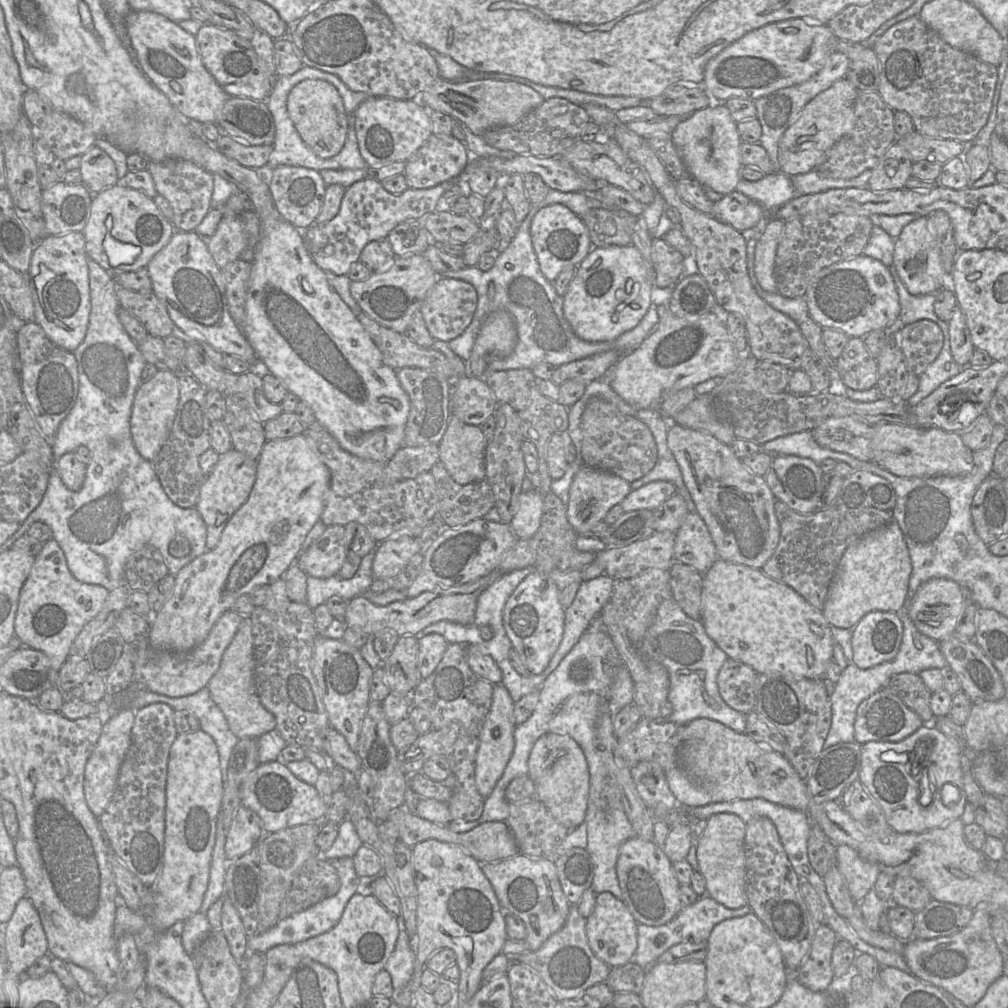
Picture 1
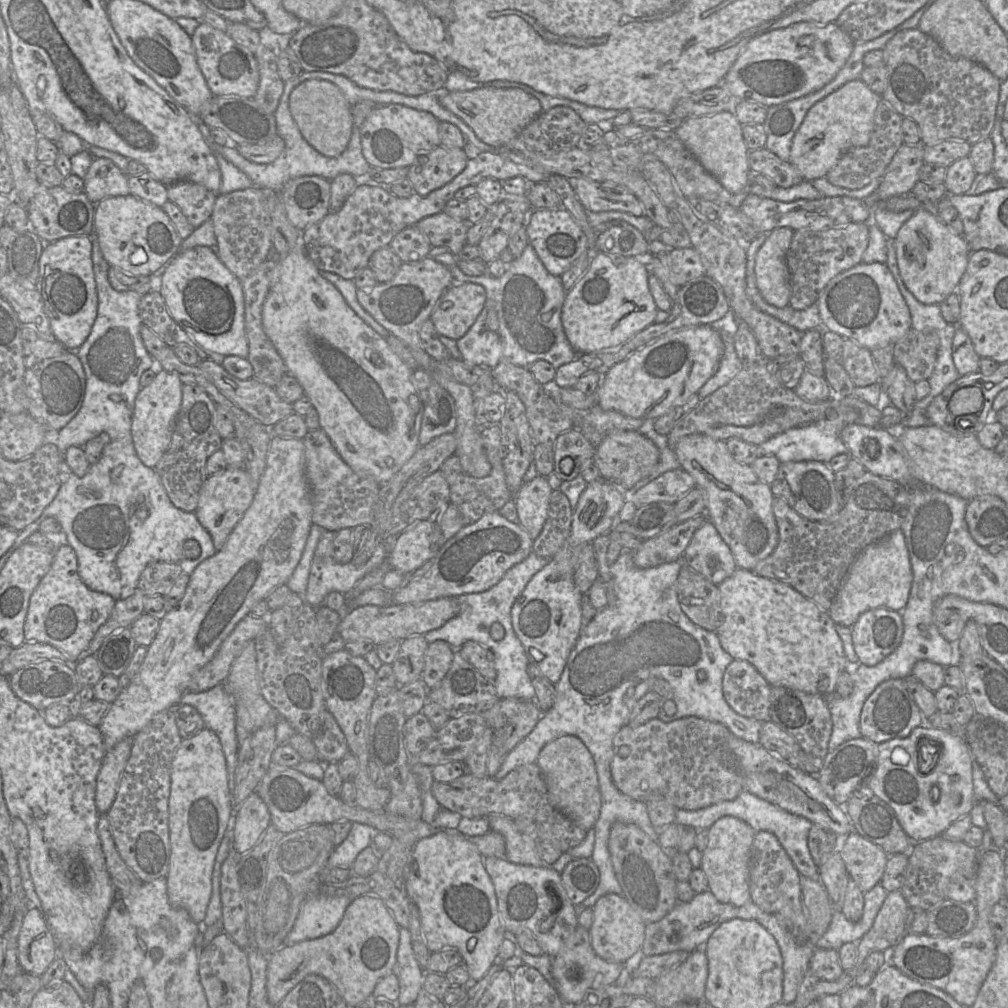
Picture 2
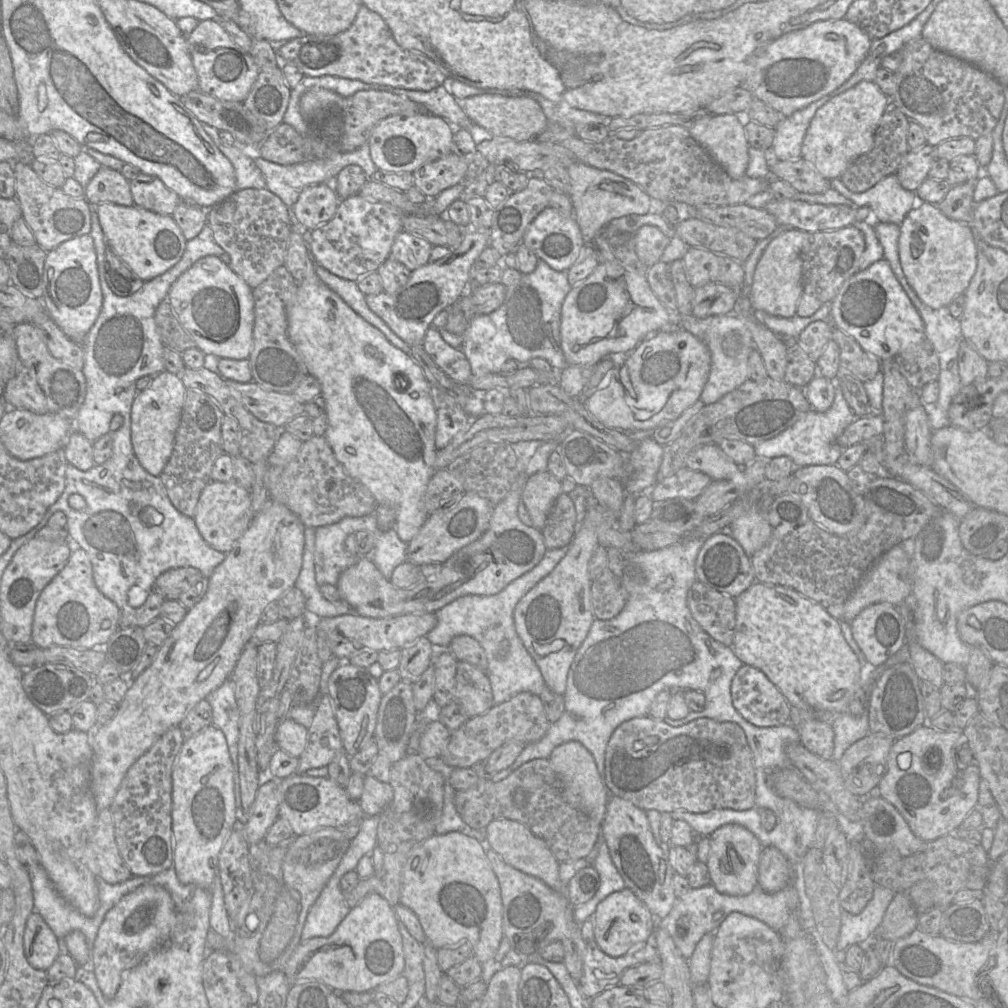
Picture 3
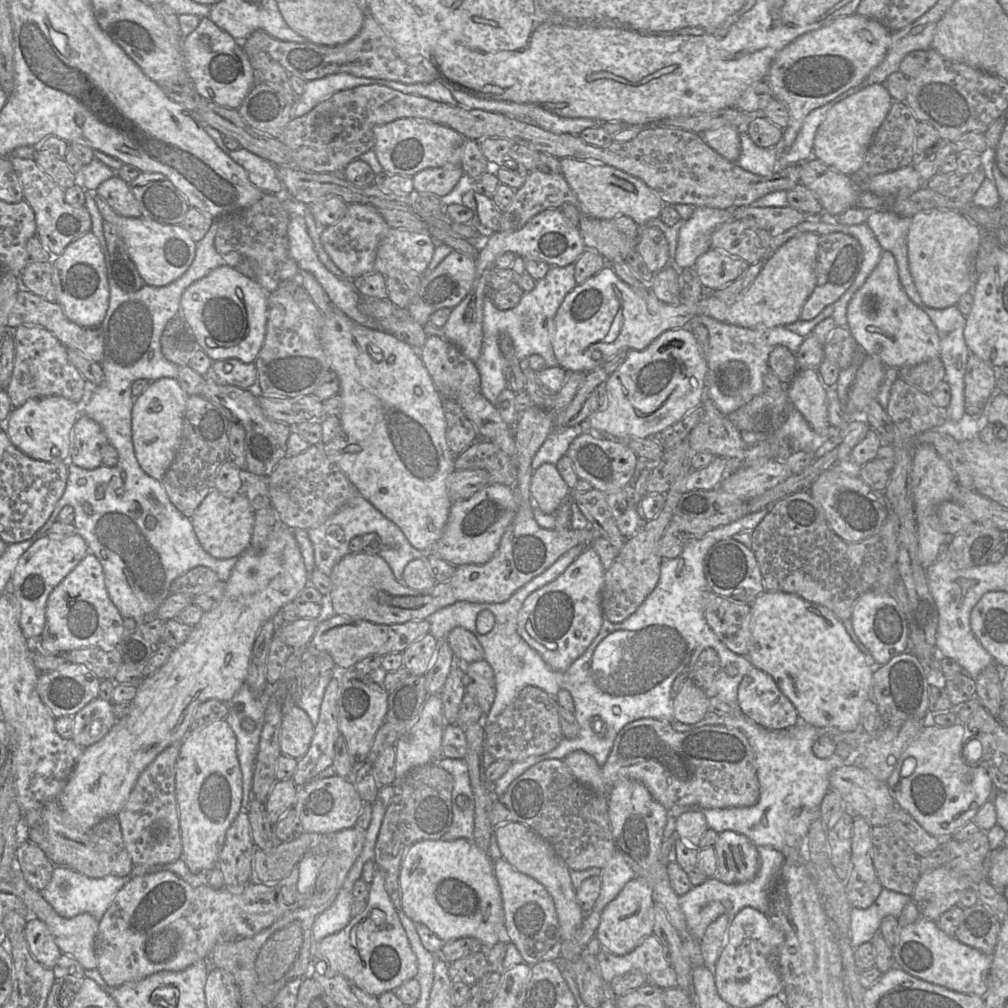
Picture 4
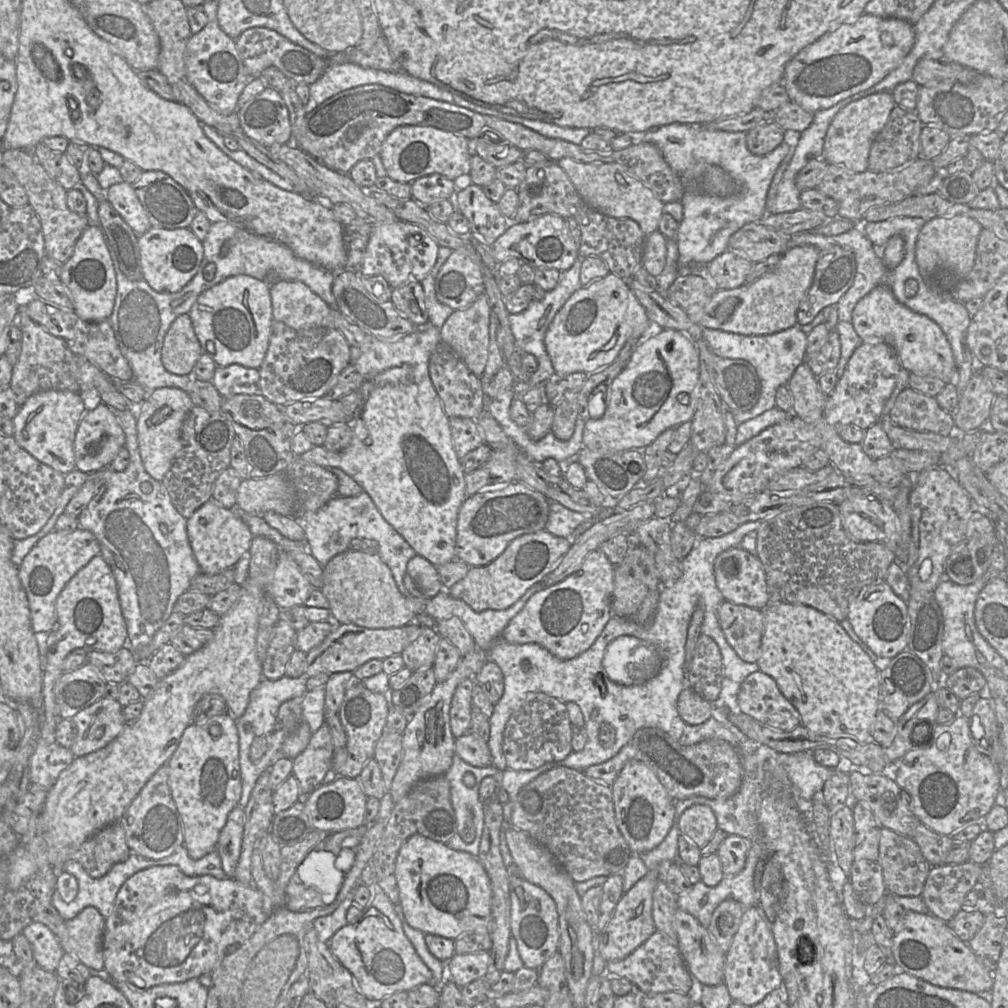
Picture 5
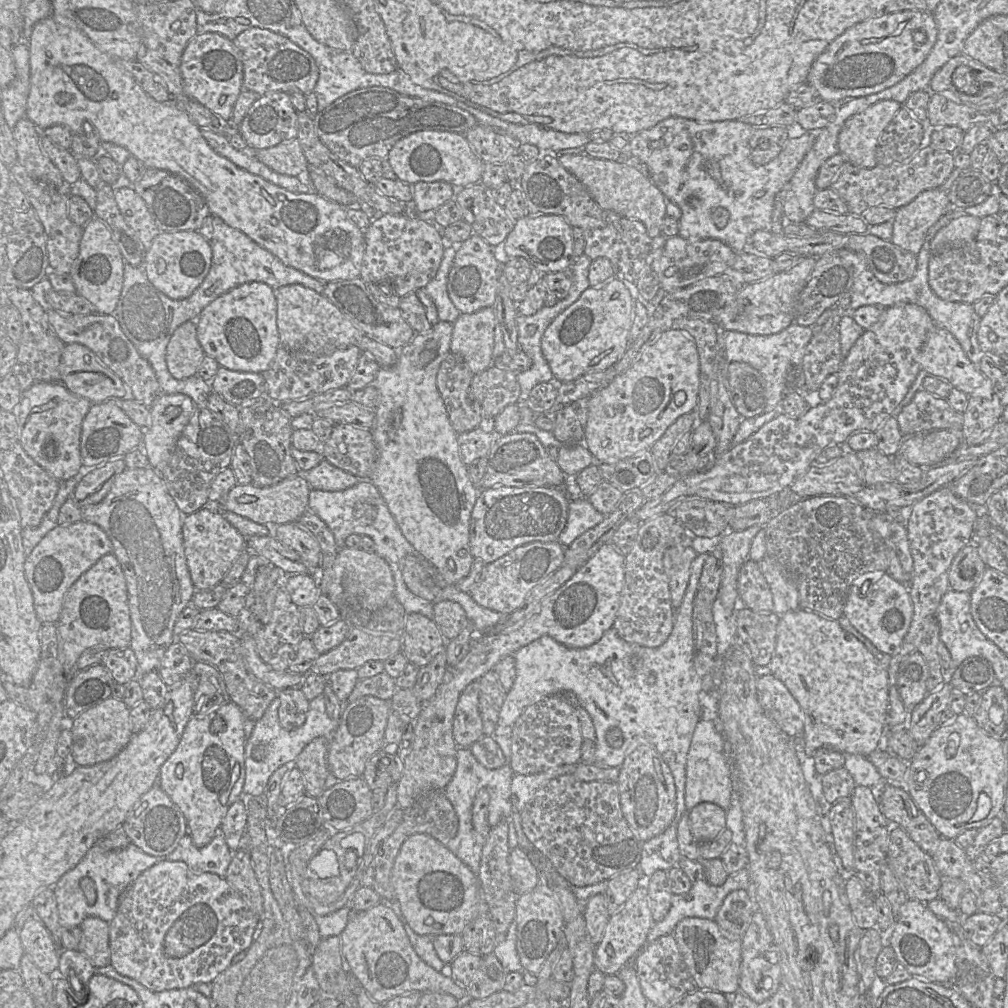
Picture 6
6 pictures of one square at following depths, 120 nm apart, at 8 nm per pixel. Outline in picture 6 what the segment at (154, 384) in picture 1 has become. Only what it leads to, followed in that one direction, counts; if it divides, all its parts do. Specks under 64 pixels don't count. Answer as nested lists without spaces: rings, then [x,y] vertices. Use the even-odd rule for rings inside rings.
[[[162,393],[150,406],[151,425],[143,431],[142,450],[150,466],[161,472],[196,408],[194,401],[181,393]]]

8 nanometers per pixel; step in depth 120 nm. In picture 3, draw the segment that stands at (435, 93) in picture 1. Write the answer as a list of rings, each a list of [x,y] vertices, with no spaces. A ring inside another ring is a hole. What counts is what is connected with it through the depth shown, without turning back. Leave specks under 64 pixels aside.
[[[484,93],[459,100],[464,113],[493,137],[511,138],[517,142],[535,140],[547,126],[547,118],[538,102],[529,96],[506,96]]]

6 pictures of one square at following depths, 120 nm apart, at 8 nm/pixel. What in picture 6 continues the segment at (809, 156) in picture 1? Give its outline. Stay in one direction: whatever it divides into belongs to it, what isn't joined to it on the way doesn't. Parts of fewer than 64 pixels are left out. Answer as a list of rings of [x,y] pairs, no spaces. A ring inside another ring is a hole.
[[[882,100],[845,121],[838,136],[838,147],[848,163],[864,168],[878,165],[878,139],[901,105],[894,100]]]

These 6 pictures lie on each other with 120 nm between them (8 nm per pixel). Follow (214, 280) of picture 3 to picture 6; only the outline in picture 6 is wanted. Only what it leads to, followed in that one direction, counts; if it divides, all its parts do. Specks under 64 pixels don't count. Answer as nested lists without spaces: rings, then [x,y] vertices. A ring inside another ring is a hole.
[[[262,282],[241,284],[209,303],[196,322],[197,339],[220,367],[242,372],[265,372],[272,364],[280,337],[274,289]]]

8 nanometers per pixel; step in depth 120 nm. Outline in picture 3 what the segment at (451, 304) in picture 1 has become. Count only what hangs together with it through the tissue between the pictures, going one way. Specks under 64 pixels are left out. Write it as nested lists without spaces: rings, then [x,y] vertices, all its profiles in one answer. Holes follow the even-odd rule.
[[[472,282],[472,293],[461,296],[450,306],[445,329],[453,334],[462,335],[471,320],[482,314],[491,313],[503,304],[507,287],[502,283],[478,285]]]

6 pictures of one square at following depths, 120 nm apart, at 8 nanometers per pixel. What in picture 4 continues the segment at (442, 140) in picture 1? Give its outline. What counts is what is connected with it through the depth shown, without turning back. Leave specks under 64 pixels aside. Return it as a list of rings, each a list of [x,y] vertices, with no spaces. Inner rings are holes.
[[[461,165],[426,168],[412,176],[414,192],[448,195],[463,175]]]

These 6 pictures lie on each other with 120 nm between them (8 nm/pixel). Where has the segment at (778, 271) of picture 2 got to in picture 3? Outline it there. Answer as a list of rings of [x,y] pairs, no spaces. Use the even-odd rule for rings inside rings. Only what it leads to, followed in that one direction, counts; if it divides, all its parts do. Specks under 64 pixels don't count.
[[[789,229],[773,239],[764,250],[754,273],[750,300],[754,309],[770,315],[790,318],[796,315],[803,293],[802,249],[809,241],[809,232]]]

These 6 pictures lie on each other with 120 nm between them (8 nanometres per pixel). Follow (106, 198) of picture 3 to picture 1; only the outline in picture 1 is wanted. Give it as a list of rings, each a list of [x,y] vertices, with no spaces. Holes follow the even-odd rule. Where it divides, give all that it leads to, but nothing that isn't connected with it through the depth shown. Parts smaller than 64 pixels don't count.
[[[96,145],[82,154],[79,170],[82,183],[93,195],[119,182],[115,162]]]

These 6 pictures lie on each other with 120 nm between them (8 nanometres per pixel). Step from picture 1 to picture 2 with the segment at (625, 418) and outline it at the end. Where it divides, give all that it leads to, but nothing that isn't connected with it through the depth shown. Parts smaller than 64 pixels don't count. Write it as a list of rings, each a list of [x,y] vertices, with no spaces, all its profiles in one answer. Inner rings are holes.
[[[612,431],[596,447],[593,461],[605,481],[621,489],[630,489],[655,469],[659,461],[659,449],[638,431]]]

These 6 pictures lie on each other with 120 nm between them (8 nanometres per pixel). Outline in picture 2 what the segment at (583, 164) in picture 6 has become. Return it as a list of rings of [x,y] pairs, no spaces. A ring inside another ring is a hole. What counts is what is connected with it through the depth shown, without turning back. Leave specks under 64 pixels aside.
[[[570,178],[569,182],[587,211],[621,211],[635,216],[645,215],[644,205],[623,185],[612,181],[597,182],[586,178]]]

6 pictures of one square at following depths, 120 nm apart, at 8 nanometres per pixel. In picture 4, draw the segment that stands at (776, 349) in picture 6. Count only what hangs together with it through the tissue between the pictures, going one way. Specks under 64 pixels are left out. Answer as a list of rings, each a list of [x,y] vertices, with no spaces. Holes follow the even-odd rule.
[[[705,315],[695,316],[684,327],[688,327],[689,329],[690,327],[696,327],[697,325],[704,325],[709,334],[709,349],[707,351],[708,373],[705,377],[705,396],[706,398],[711,399],[716,408],[718,408],[724,415],[736,411],[749,402],[753,397],[763,393],[763,378],[768,371],[772,371],[769,367],[769,355],[776,346],[785,346],[796,355],[804,341],[804,337],[792,332],[785,326],[777,326],[773,328],[756,326],[746,328],[724,323]],[[734,360],[741,361],[747,365],[750,372],[750,384],[745,392],[732,397],[725,395],[720,391],[716,382],[716,372],[722,364]]]

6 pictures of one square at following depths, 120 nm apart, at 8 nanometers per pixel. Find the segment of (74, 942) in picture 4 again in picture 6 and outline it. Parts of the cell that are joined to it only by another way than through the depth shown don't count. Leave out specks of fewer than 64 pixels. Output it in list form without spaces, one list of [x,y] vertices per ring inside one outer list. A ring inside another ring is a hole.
[[[88,916],[79,927],[82,937],[78,951],[83,953],[96,968],[110,964],[108,923],[96,916]]]

